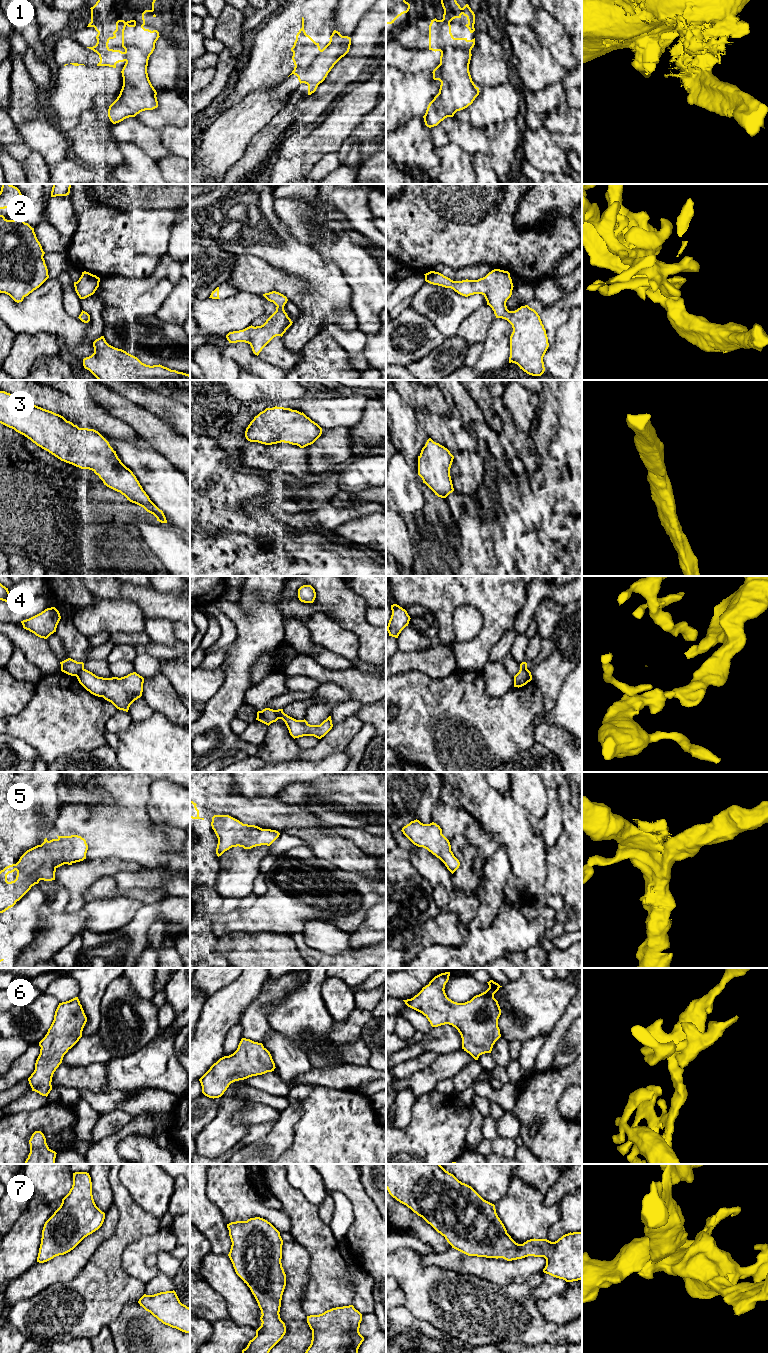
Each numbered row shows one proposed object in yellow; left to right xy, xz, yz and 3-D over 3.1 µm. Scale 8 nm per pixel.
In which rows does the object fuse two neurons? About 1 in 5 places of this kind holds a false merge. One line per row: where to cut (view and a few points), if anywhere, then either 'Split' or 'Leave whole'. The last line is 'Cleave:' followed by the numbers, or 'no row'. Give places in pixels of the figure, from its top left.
1: Split along xz (338, 42), (310, 65), (302, 82). Split
2: No split. Leave whole
3: No split. Leave whole
4: Split along xy (83, 668), (76, 676). Split
5: No split. Leave whole
6: No split. Leave whole
7: No split. Leave whole
Cleave: 1, 4

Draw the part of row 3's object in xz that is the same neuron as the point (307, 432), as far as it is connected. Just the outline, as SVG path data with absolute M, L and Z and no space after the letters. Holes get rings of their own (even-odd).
M284 407L266 408L250 422L245 437L265 445L289 443L304 448L313 444L322 428L303 412Z

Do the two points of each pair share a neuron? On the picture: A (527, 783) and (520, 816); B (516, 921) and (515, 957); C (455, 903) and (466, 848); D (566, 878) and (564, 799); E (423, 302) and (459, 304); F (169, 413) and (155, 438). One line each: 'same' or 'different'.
A: different
B: different
C: different
D: same
E: same
F: different

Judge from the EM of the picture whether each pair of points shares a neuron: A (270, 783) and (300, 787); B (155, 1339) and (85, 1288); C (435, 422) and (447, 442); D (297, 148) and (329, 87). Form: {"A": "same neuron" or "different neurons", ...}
{"A": "different neurons", "B": "different neurons", "C": "same neuron", "D": "different neurons"}

